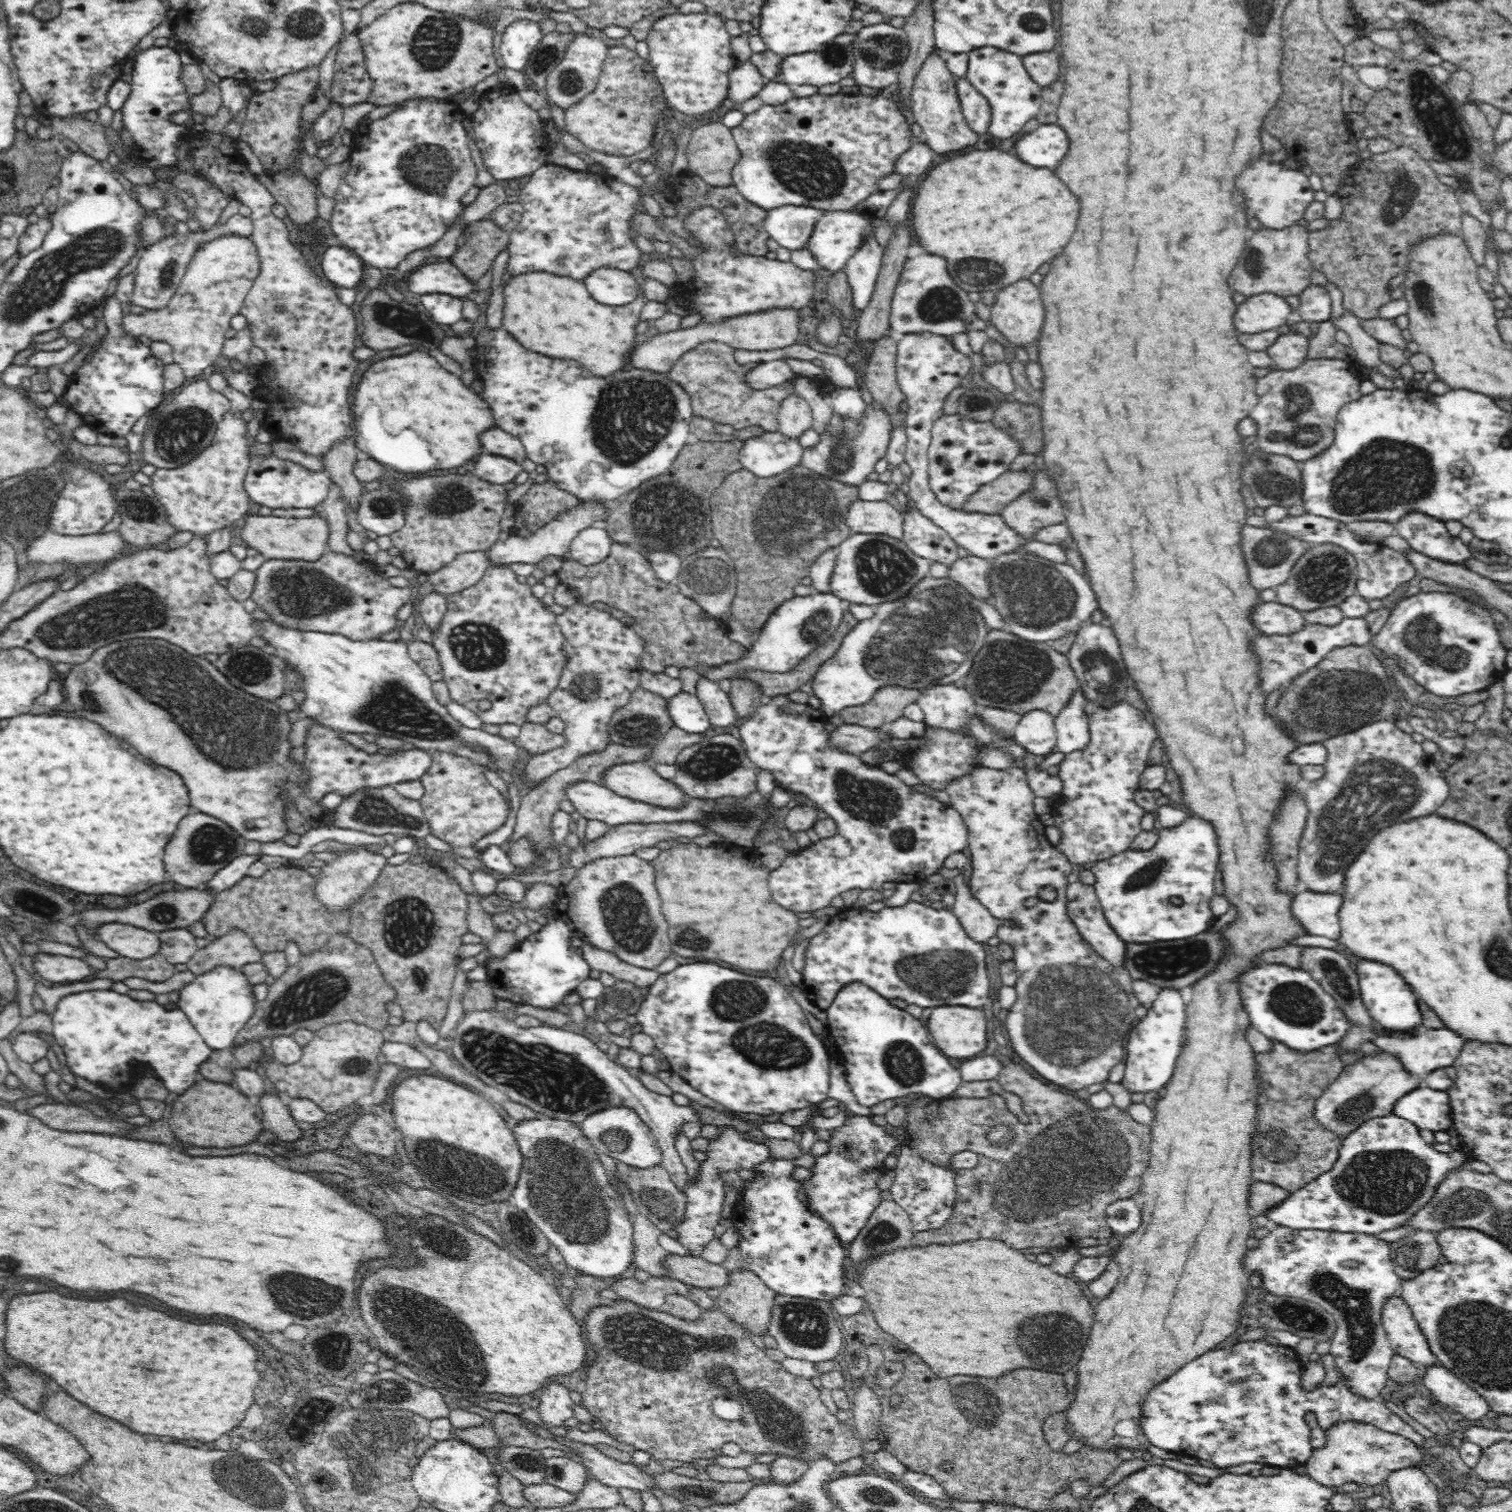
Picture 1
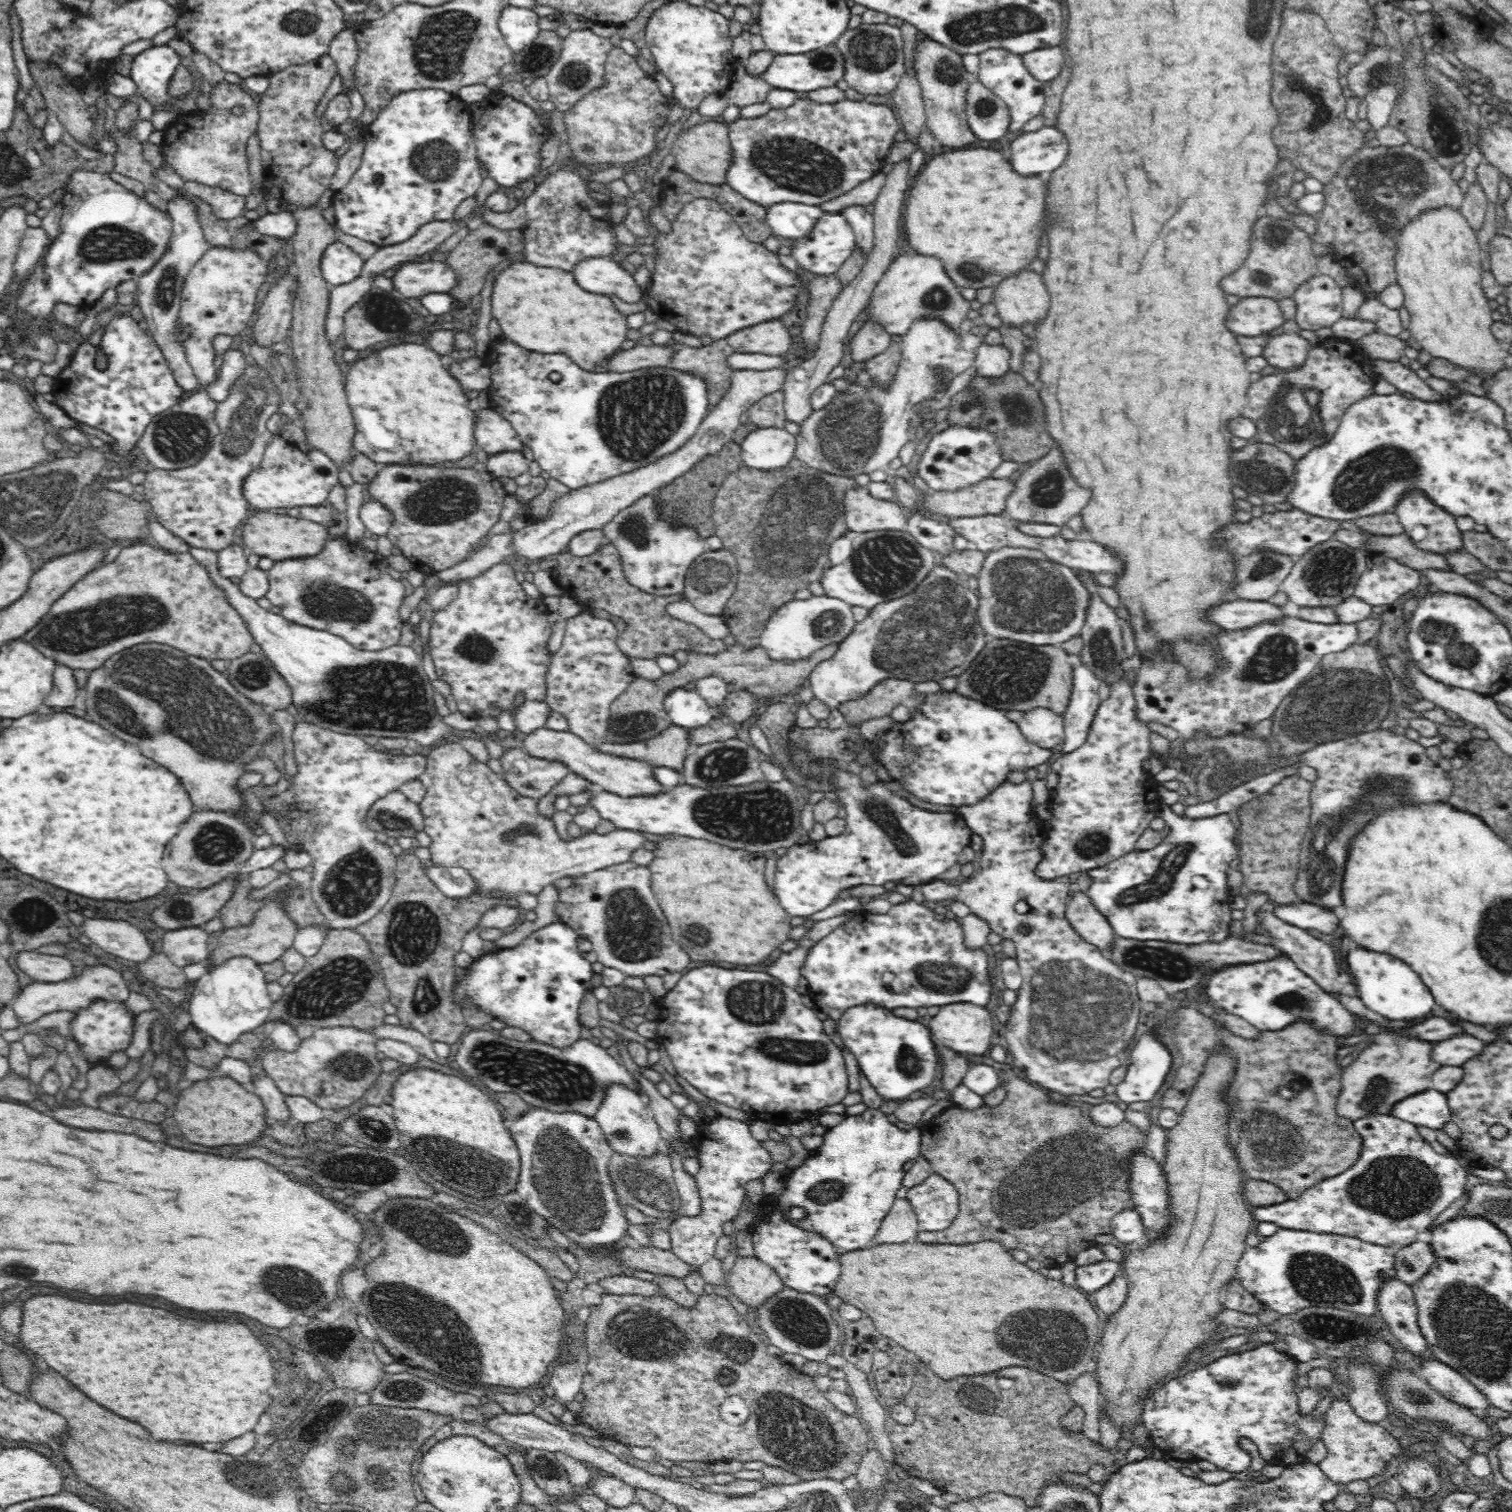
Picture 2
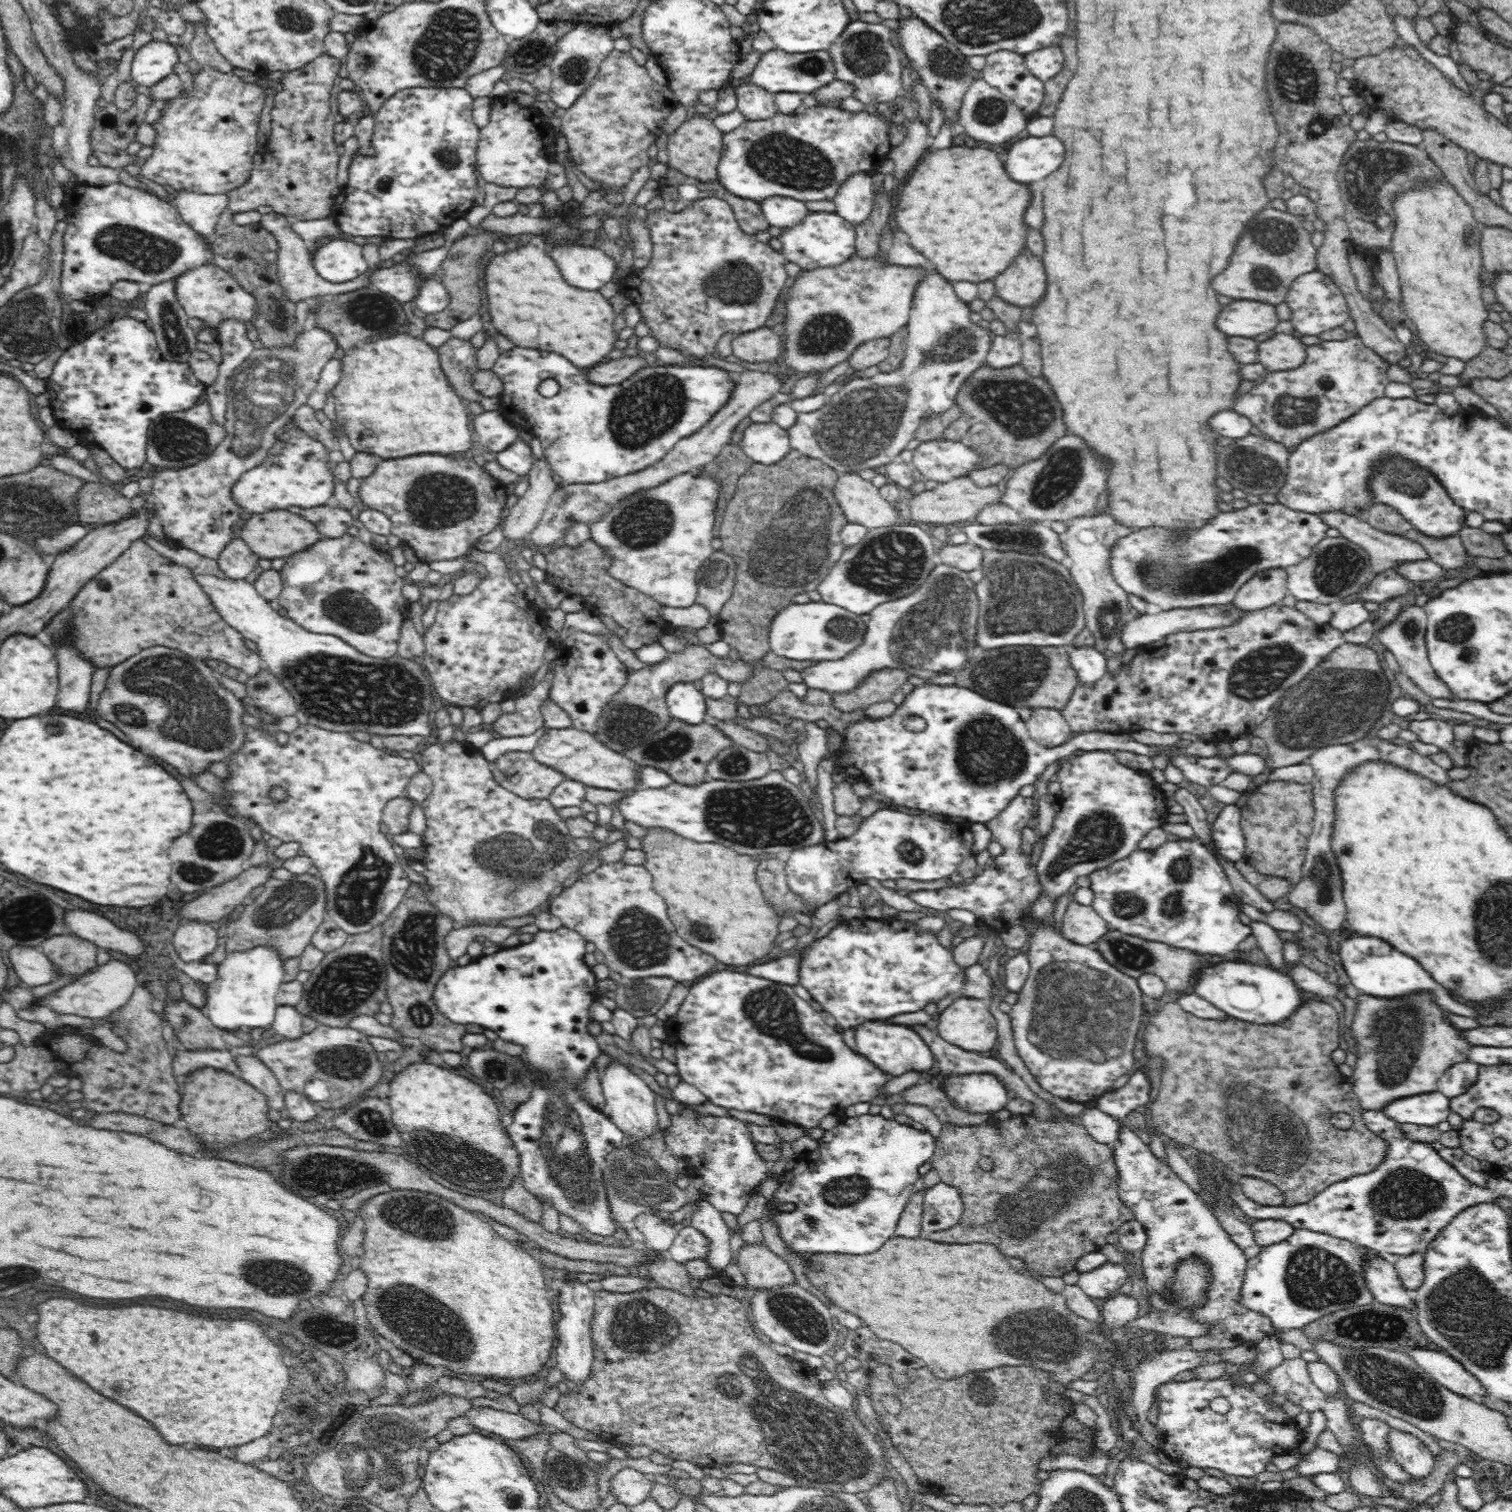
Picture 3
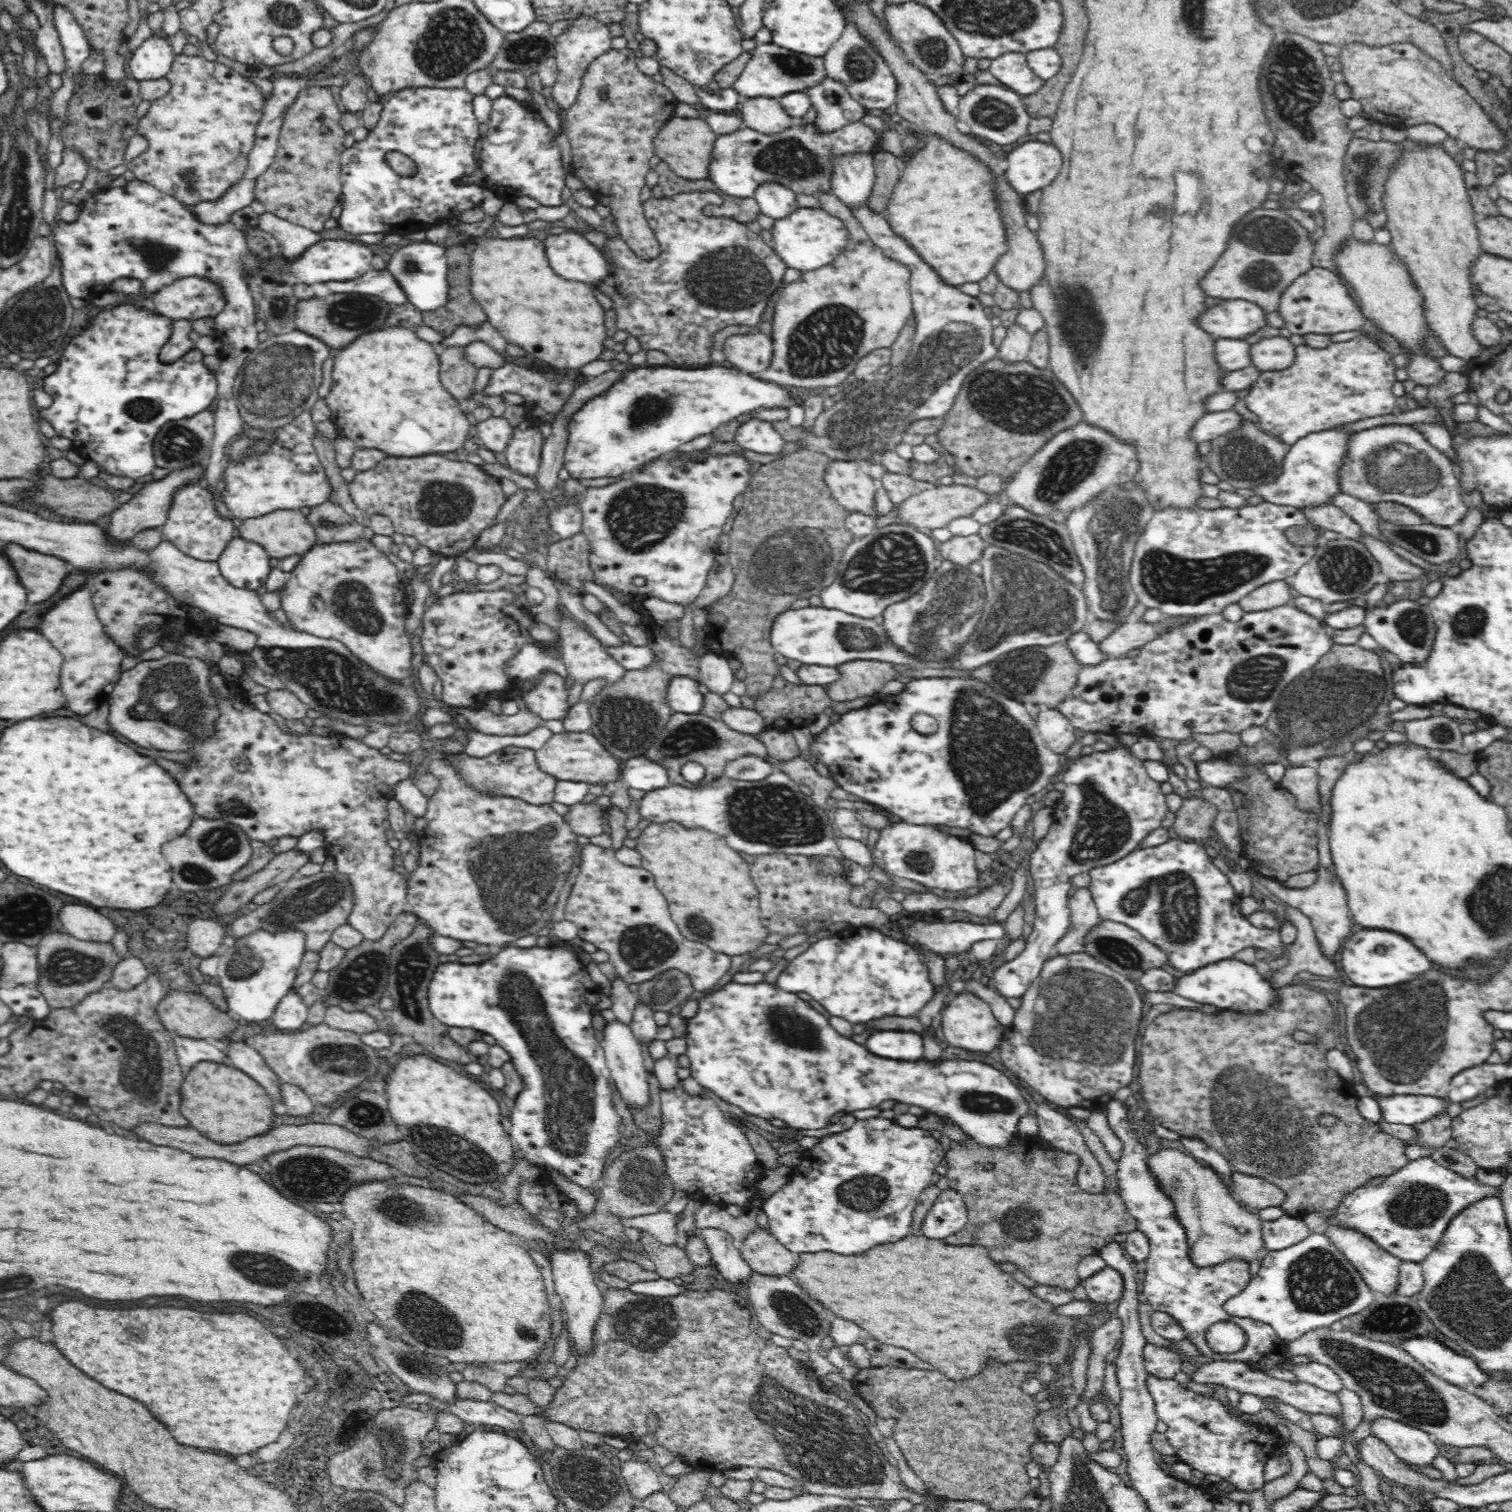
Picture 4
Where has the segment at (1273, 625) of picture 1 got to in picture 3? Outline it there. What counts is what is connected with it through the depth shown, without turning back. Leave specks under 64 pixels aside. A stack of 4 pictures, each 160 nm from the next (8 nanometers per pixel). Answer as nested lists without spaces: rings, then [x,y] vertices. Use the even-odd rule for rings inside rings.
[[[1232,603],[1220,606],[1198,606],[1198,608],[1174,608],[1162,611],[1155,615],[1145,613],[1127,622],[1121,632],[1122,644],[1125,648],[1142,648],[1153,642],[1164,638],[1166,634],[1176,634],[1178,632],[1190,632],[1195,630],[1206,630],[1228,626],[1234,621],[1239,621],[1247,612],[1236,609]]]

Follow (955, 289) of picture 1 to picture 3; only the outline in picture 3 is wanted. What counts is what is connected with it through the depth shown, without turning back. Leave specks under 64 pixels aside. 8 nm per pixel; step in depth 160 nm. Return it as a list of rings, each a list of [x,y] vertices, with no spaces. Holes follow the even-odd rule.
[[[856,252],[838,266],[826,269],[803,269],[799,272],[800,276],[794,280],[794,284],[789,283],[788,294],[784,298],[782,313],[786,337],[783,341],[784,354],[780,358],[797,375],[803,372],[806,374],[825,373],[836,364],[849,360],[852,350],[856,350],[856,346],[862,342],[891,337],[902,327],[907,327],[913,294],[928,273],[912,266],[895,263],[882,265],[876,257],[862,259]]]

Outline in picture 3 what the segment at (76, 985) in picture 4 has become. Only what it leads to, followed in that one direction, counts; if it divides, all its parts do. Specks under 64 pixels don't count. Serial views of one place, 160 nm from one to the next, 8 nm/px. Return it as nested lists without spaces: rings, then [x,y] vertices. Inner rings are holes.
[[[52,936],[41,942],[38,949],[59,968],[60,975],[72,974],[74,980],[98,968],[97,946],[79,936]]]

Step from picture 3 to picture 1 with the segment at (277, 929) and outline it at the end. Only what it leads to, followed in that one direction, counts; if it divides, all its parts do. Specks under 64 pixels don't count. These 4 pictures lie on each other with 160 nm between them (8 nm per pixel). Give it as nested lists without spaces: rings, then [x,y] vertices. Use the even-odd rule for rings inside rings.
[[[232,929],[228,934],[216,937],[206,947],[198,949],[187,965],[190,972],[197,976],[220,965],[240,969],[246,963],[260,963],[263,953],[254,945],[250,935],[242,929]]]

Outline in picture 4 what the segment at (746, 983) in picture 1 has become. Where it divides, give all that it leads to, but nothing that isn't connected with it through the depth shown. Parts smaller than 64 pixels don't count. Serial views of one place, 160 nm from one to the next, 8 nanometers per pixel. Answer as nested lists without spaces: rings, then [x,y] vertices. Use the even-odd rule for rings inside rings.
[[[766,981],[758,982],[756,984],[724,984],[724,990],[720,992],[714,992],[706,998],[700,1000],[700,1010],[694,1018],[690,1020],[688,1024],[688,1036],[686,1036],[686,1042],[688,1042],[688,1050],[685,1051],[686,1056],[690,1058],[690,1071],[694,1079],[712,1090],[714,1094],[718,1094],[722,1100],[726,1100],[730,1104],[736,1104],[739,1106],[746,1114],[753,1114],[754,1116],[760,1116],[760,1118],[770,1119],[770,1118],[780,1118],[784,1120],[787,1126],[792,1129],[800,1130],[818,1130],[825,1128],[833,1121],[833,1118],[837,1112],[846,1111],[854,1112],[855,1110],[866,1110],[866,1108],[876,1108],[880,1106],[884,1100],[895,1100],[896,1102],[902,1102],[902,1104],[910,1104],[910,1106],[920,1106],[926,1113],[934,1113],[940,1116],[942,1119],[948,1118],[951,1122],[955,1122],[962,1131],[968,1137],[972,1137],[978,1145],[982,1147],[992,1148],[992,1147],[1006,1147],[1018,1134],[1022,1134],[1019,1131],[1018,1122],[1020,1118],[1028,1116],[1030,1114],[1030,1106],[1028,1105],[1028,1100],[1022,1096],[1020,1088],[1014,1083],[1012,1076],[1005,1076],[984,1064],[984,1062],[976,1062],[976,1060],[938,1060],[938,1062],[928,1062],[928,1060],[918,1060],[918,1062],[896,1062],[891,1060],[886,1060],[886,1058],[880,1058],[880,1056],[874,1056],[870,1054],[868,1048],[852,1042],[850,1038],[841,1036],[832,1026],[830,1026],[828,1018],[822,1016],[820,1012],[816,1012],[808,1002],[798,998],[796,994],[788,993],[781,989],[775,984],[766,983]],[[778,1028],[794,1028],[796,1034],[792,1032],[792,1036],[798,1036],[798,1038],[788,1038],[784,1036],[782,1032],[778,1032]]]

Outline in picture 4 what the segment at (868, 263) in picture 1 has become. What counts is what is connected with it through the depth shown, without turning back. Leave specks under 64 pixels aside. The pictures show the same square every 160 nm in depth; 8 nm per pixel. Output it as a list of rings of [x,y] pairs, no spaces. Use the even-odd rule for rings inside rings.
[[[849,154],[833,162],[831,192],[850,208],[866,205],[875,182],[873,154]]]

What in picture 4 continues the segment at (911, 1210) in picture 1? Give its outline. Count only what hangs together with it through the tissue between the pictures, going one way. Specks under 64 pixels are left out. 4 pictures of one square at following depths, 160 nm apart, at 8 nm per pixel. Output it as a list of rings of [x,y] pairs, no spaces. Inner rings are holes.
[[[952,1188],[941,1190],[934,1204],[920,1221],[920,1234],[932,1240],[944,1240],[962,1230],[968,1222],[966,1205],[961,1194]]]

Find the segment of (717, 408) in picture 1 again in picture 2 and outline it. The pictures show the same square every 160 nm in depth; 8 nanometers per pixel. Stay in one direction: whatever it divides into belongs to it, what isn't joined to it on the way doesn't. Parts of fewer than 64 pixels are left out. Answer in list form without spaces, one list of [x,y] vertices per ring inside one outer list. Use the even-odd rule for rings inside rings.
[[[725,339],[695,348],[682,343],[672,342],[673,357],[669,367],[678,371],[702,377],[706,381],[706,398],[710,406],[708,411],[725,397],[730,388],[734,370],[729,367],[727,358],[735,350]],[[783,391],[772,392],[744,410],[740,416],[740,424],[751,422],[760,428],[784,428],[786,411],[783,404]]]

